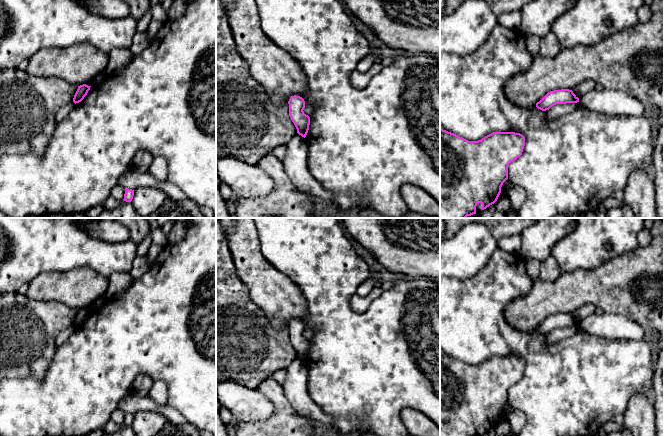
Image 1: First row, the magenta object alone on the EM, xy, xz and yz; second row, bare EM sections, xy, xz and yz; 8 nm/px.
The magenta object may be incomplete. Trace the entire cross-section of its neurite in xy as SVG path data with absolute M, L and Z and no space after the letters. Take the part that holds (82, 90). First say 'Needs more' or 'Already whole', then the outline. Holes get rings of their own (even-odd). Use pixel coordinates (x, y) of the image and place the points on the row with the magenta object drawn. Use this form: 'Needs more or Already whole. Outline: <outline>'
Already whole. Outline: M86 84L78 86L78 89L73 98L73 102L75 104L81 102L84 99L84 97L87 95L88 91L90 90L90 87L91 86L88 86Z

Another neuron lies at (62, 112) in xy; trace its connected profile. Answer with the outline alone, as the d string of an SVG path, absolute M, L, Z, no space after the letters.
M70 102L63 107L59 108L57 113L56 113L56 122L60 122L61 120L65 119L67 115L74 109L75 103Z

